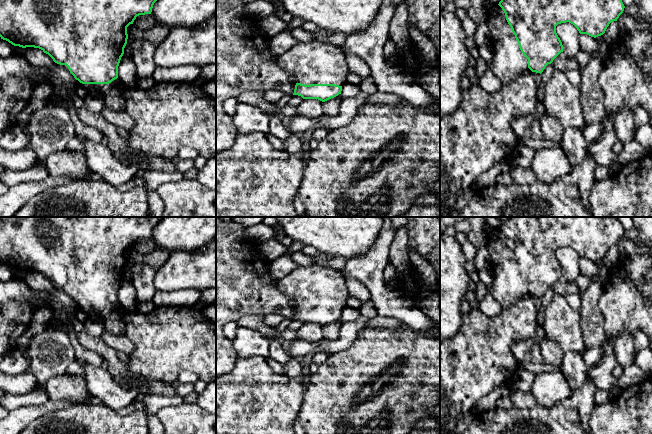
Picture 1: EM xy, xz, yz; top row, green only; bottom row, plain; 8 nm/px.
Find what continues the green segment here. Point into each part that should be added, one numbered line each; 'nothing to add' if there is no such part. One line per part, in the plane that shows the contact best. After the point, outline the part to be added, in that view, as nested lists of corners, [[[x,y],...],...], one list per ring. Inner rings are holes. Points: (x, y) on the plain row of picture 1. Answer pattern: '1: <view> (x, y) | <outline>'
1: yz (508, 287) | [[[498,228],[488,233],[486,248],[490,255],[489,267],[492,269],[494,275],[493,282],[488,289],[502,309],[515,305],[529,293],[528,283],[521,276],[515,259],[506,244],[505,237]]]

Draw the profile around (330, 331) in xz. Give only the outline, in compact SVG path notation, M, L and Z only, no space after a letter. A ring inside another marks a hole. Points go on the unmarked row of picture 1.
M339 318L338 320L323 326L324 339L329 339L331 341L337 340L339 338L339 330L342 324L343 320L342 318Z

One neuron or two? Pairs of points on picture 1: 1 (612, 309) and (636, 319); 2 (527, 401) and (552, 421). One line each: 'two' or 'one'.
1: one
2: two

